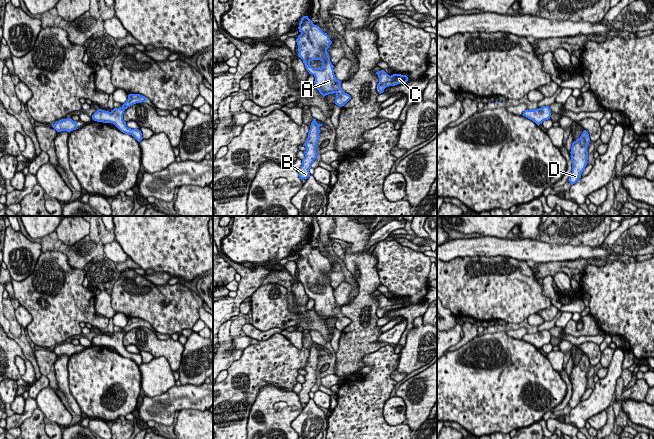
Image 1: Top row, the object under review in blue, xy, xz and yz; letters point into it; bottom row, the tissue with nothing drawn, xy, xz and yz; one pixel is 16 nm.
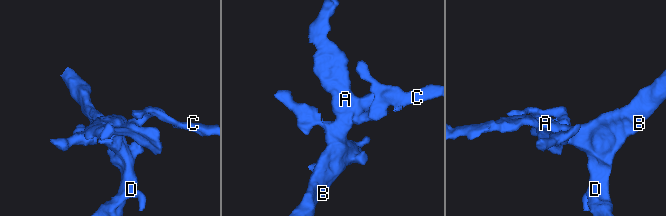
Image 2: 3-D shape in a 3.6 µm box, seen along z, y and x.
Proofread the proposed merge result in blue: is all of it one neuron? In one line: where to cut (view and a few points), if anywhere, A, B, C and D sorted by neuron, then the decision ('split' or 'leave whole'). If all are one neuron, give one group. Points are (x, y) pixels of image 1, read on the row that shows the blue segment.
no cut | A B C D | leave whole

